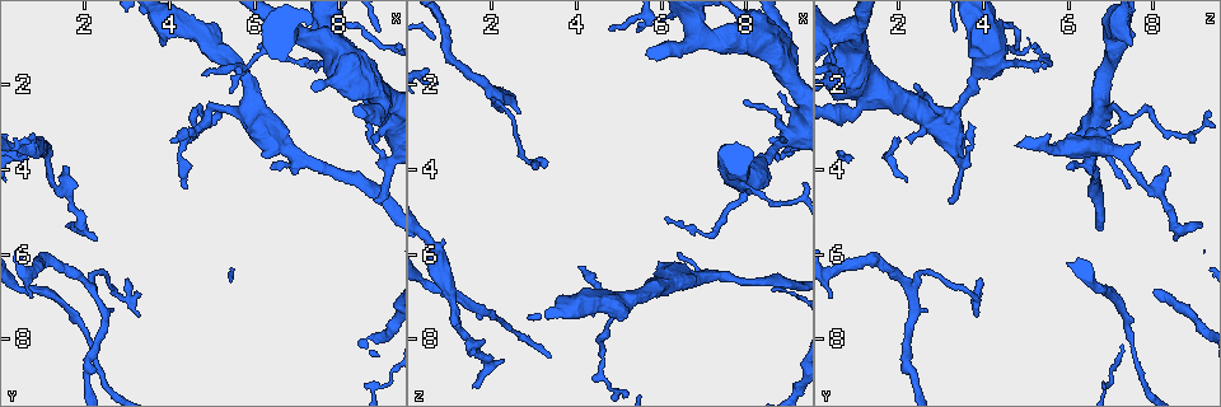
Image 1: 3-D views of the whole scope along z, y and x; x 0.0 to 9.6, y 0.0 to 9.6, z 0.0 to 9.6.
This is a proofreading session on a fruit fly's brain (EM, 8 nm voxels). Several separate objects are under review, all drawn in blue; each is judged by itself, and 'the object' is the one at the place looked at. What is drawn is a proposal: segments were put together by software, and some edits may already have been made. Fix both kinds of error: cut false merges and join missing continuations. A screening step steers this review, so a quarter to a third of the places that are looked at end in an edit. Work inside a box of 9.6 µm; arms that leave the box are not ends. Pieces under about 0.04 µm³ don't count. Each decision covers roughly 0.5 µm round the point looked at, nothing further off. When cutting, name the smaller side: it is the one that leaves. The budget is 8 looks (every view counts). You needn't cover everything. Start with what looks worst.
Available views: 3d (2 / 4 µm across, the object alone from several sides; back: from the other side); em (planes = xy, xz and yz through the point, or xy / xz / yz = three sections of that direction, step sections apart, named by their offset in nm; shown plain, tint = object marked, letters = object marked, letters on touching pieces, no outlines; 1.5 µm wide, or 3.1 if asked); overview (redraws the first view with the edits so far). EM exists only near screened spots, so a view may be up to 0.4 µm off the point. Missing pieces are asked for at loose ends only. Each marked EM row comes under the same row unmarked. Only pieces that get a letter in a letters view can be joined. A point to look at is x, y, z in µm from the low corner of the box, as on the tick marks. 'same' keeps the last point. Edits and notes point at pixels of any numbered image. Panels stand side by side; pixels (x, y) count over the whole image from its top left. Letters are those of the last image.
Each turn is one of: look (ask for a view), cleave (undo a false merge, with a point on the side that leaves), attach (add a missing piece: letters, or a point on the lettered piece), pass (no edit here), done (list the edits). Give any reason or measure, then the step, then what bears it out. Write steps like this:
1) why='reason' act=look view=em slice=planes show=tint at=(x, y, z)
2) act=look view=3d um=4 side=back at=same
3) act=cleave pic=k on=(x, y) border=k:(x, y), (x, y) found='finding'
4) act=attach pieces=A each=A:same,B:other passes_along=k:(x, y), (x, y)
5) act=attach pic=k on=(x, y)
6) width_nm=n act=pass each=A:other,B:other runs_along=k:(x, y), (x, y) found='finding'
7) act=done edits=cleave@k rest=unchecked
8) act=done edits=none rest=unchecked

why='an open end' act=look view=em um=3.1 slice=planes show=tint at=(1.15, 3.35, 7.70)

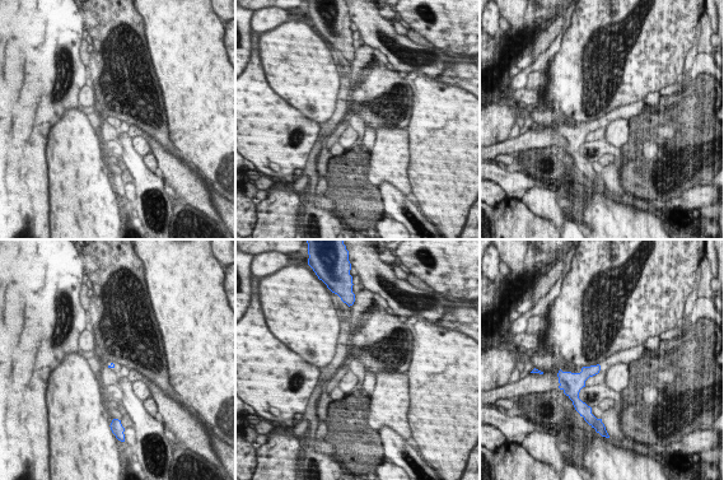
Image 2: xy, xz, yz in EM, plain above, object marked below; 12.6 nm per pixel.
why='see the neighbours' act=look view=em um=3.1 slice=planes show=letters at=same

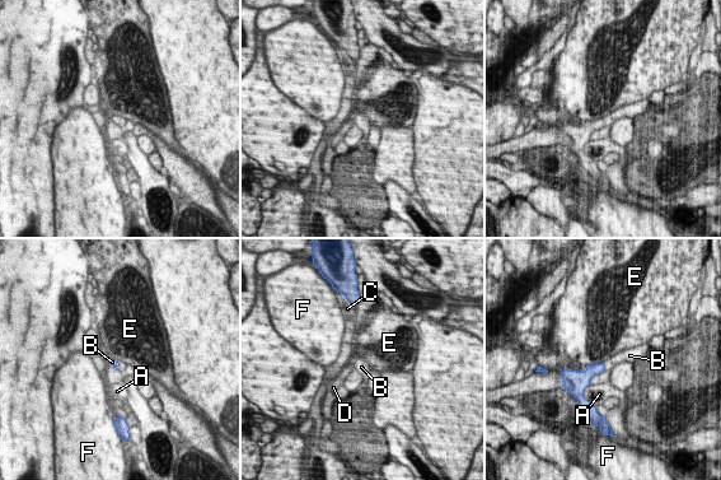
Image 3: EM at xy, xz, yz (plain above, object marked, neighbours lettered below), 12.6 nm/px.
act=attach pieces=B each=A:other,B:same,C:other,D:other,E:other,F:other passes_along=3:(591, 371), (604, 368), (619, 358) found='it goes on there'

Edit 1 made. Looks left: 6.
why='branch stops here' act=look view=em slice=xz step=4 show=tint at=(8.80, 4.70, 3.30)

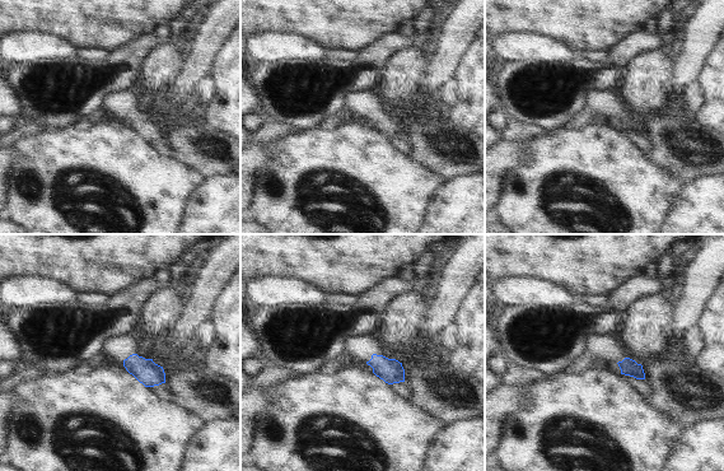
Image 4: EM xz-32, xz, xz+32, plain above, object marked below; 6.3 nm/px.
act=look view=em slice=planes show=letters at=same

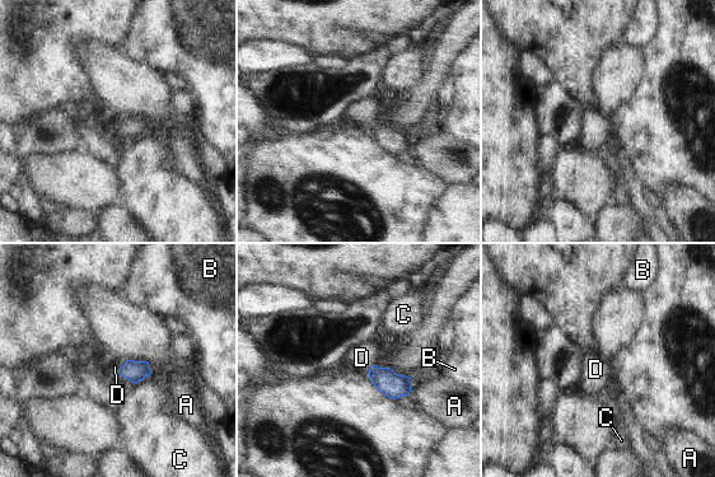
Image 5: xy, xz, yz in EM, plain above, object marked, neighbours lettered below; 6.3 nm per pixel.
longest_contact=C:140nm act=attach pieces=D each=A:other,B:other,C:other,D:same passes_along=5:(132, 370), (118, 369), (115, 366) found='the cell continues'

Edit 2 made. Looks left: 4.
why='abrupt turn' act=look view=3d um=4 at=(4.80, 2.95, 7.35)

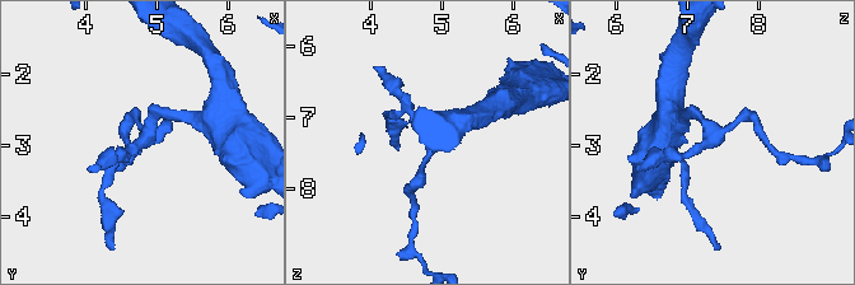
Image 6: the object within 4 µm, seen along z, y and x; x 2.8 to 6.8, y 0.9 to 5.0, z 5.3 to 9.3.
act=look view=em slice=xz step=4 show=letters at=(4.85, 2.95, 7.30)

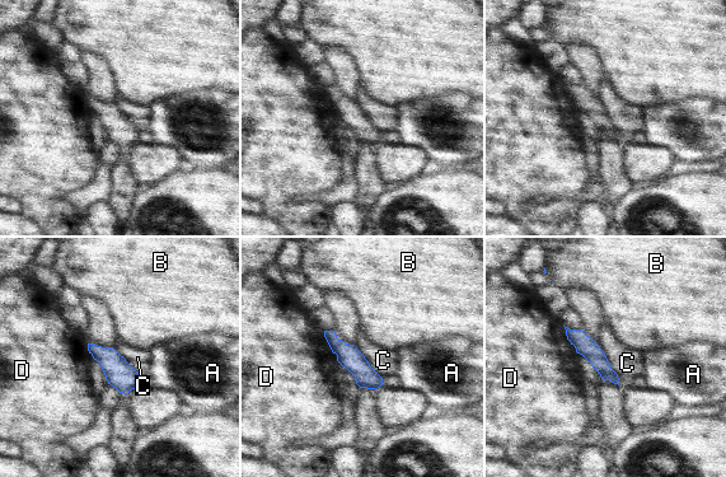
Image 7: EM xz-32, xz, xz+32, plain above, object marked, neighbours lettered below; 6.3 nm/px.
width_nm=120 act=pass each=A:other,B:other,C:other,D:other runs_along=7:(327, 333), (373, 380), (379, 382) found='all the same cell'

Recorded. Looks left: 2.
why='branch stops here' act=look view=em slice=xz step=4 show=tint at=(3.10, 6.55, 3.95)

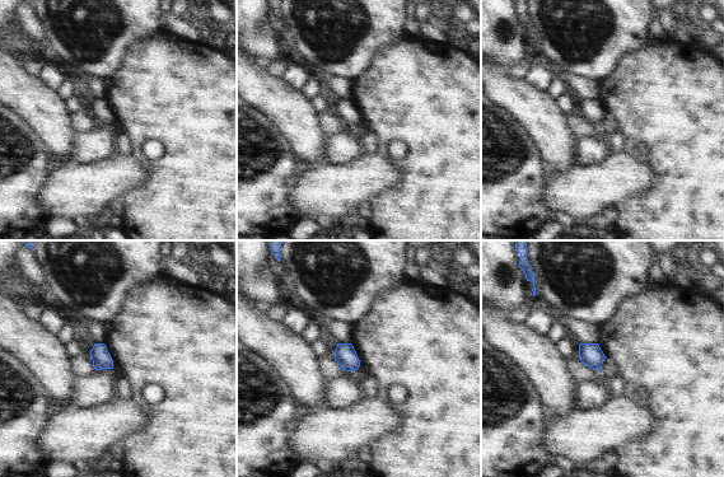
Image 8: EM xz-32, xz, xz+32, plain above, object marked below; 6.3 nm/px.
why='cut it another way' act=look view=em slice=planes show=letters at=same

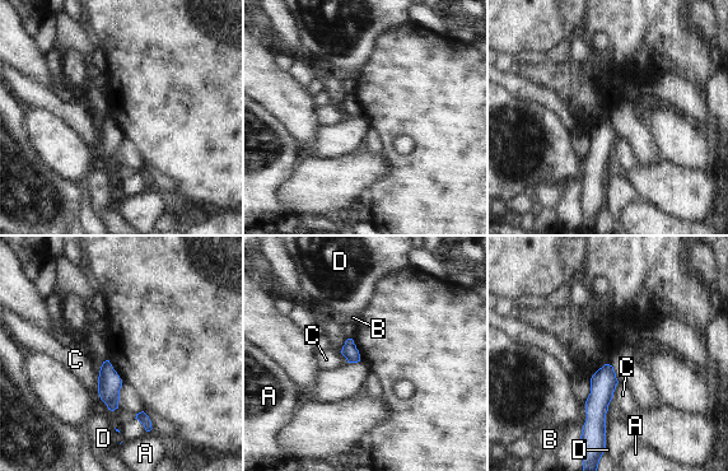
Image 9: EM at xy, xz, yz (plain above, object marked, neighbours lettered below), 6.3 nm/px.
act=pass each=A:other,B:other,C:other,D:other border=9:(617, 382), (612, 396) found='no lettered piece goes on from it'

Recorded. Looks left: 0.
act=done edits=attach@3,attach@5 rest=unchecked

